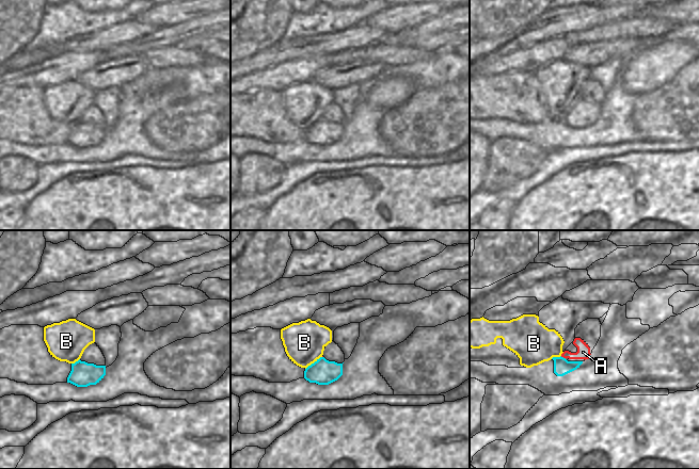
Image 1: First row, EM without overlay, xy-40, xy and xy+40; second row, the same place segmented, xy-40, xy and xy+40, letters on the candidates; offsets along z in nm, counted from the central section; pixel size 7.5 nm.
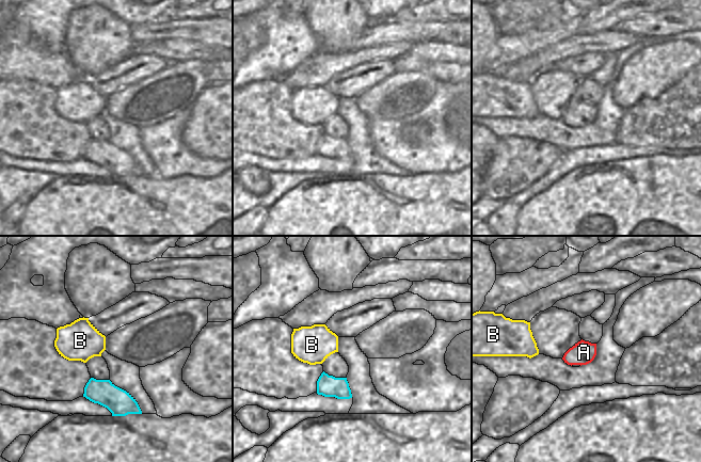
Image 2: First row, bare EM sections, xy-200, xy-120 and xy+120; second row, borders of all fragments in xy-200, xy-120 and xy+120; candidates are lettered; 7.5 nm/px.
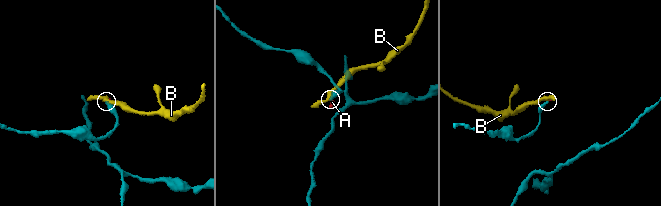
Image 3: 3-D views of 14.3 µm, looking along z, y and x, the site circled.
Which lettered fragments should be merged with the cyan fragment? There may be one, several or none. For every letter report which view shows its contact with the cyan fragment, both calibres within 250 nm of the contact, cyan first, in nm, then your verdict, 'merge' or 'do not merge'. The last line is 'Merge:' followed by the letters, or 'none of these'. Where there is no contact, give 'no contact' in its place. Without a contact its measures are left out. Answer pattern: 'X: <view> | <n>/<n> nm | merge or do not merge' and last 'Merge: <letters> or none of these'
A: xy+40 | 130/100 nm | merge
B: xy | 190/320 nm | do not merge
Merge: A

